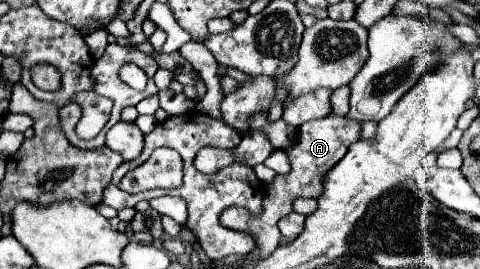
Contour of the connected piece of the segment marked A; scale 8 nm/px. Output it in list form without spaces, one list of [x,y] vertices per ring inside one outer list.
[[[329,113],[323,119],[303,123],[299,127],[297,141],[289,149],[285,149],[289,163],[291,163],[291,171],[285,175],[275,175],[273,183],[267,185],[267,195],[263,201],[263,215],[253,217],[243,207],[229,207],[227,211],[221,213],[221,225],[229,227],[229,229],[251,231],[257,235],[259,249],[275,249],[275,245],[279,245],[279,239],[281,239],[281,233],[277,229],[277,221],[283,215],[293,211],[293,207],[291,207],[293,199],[295,197],[319,197],[323,175],[345,157],[349,145],[355,143],[359,139],[359,135],[361,135],[361,123],[349,119],[347,115],[341,117],[341,115]]]

